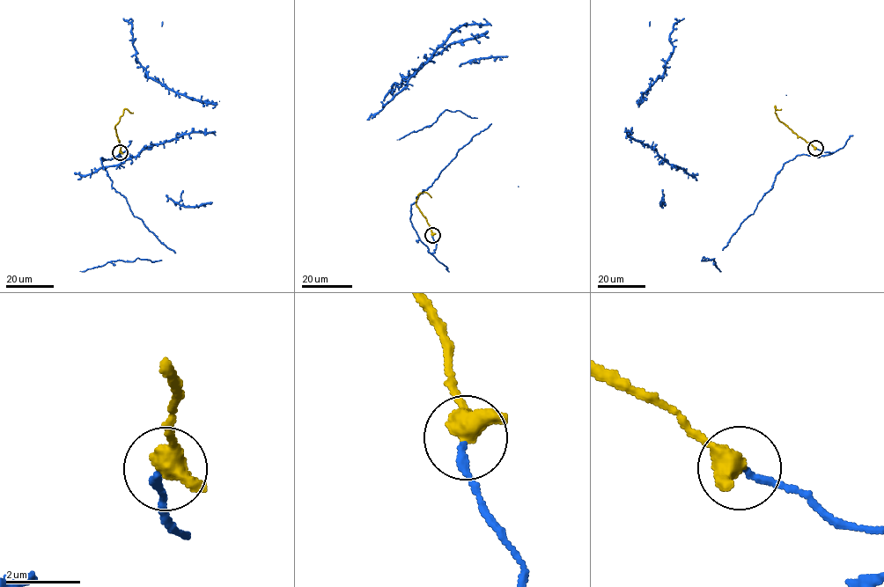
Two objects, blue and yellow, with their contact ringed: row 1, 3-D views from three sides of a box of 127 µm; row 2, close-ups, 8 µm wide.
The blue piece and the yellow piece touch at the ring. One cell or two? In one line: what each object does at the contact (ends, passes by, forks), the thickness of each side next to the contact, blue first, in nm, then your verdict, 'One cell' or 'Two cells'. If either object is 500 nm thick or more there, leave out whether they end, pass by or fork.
At the ring blue ends. At the ring yellow passes by. Thickness 190 nm (blue) against 440 nm. One cell

